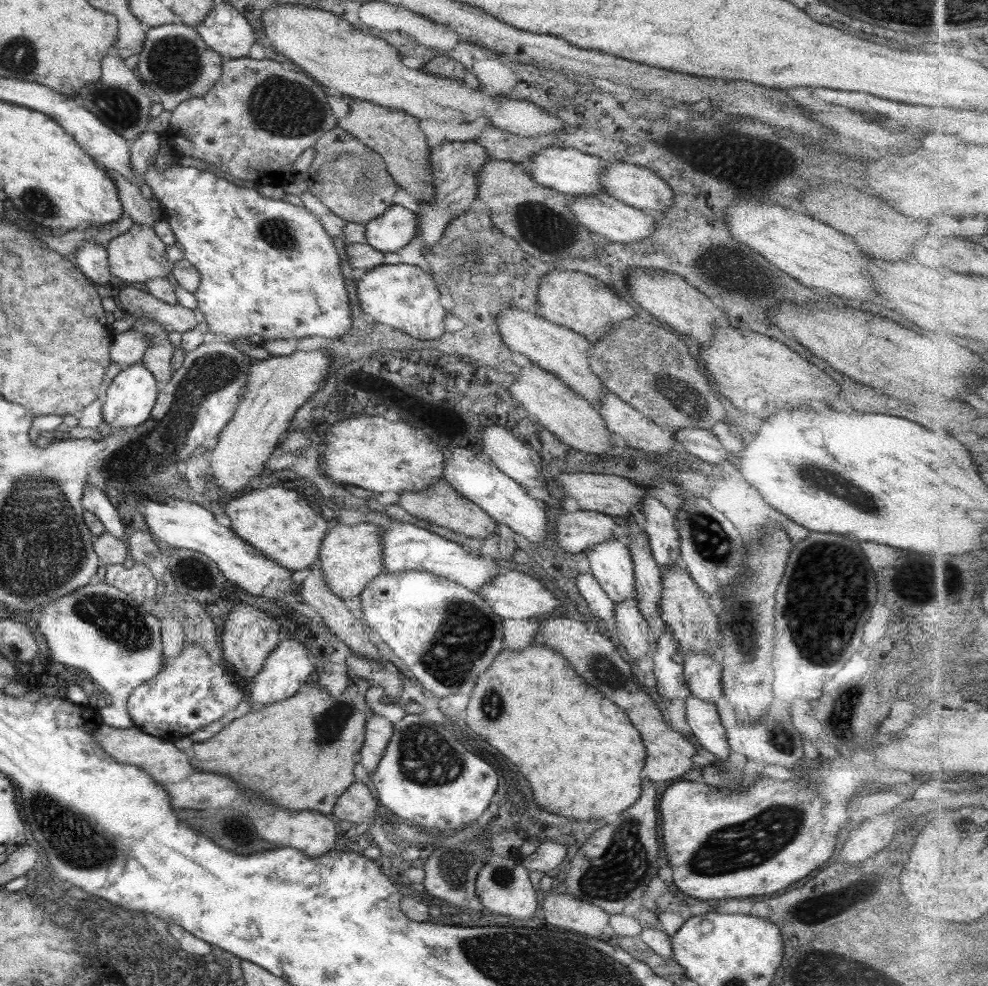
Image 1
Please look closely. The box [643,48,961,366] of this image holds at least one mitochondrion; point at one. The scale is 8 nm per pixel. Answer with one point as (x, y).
(715, 262)

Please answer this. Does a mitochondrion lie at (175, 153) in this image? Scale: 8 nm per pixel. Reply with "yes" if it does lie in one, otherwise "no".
no

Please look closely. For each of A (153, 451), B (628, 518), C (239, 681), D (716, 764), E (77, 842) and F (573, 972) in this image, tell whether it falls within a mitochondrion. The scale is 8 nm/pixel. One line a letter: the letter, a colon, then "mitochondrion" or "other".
A: mitochondrion
B: other
C: other
D: other
E: mitochondrion
F: mitochondrion

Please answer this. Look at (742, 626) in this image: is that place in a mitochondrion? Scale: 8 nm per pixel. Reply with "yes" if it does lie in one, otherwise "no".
yes

